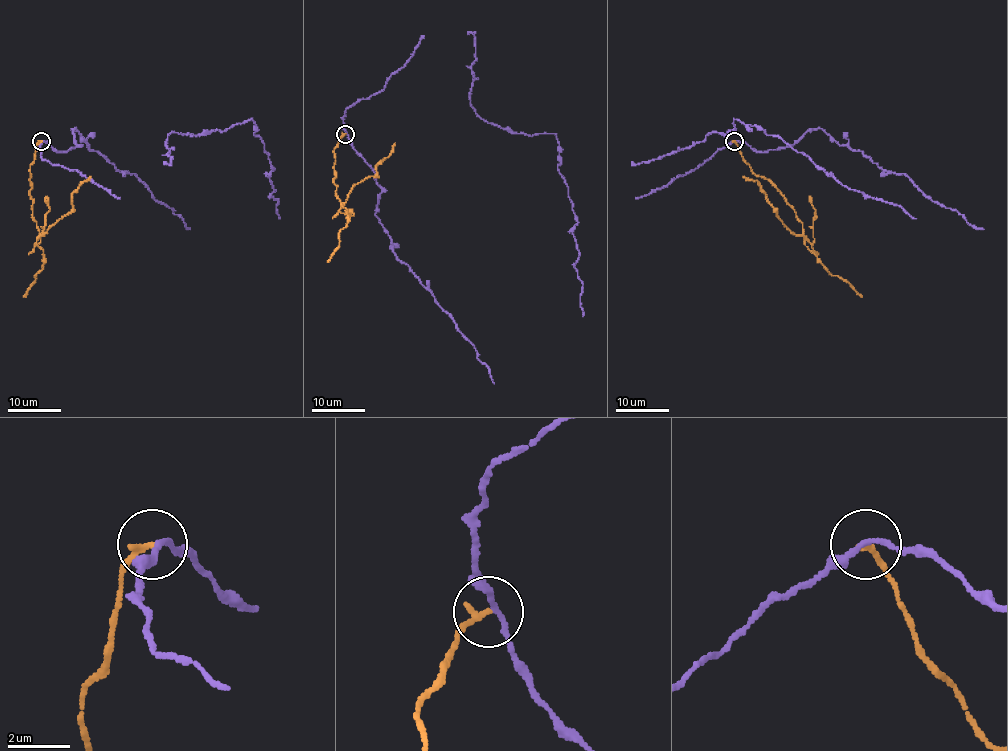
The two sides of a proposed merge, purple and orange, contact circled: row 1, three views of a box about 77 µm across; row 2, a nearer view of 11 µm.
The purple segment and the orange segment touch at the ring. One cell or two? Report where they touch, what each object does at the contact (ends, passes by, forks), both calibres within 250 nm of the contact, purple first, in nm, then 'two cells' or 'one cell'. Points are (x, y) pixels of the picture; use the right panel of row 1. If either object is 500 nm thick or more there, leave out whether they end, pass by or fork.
(734, 141) | purple passes by | orange ends | 180/180 nm | two cells

